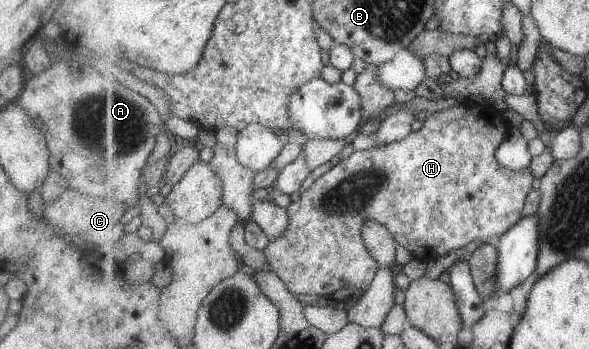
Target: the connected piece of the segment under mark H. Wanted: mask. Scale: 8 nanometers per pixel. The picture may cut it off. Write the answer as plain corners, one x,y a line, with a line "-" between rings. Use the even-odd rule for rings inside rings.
474,99
465,100
461,104
453,106
448,110
441,110
440,112
433,113
423,122
423,126
419,131
411,132
409,136
402,140
391,142
387,145
383,144
372,150
355,151
346,160
340,160
336,166
318,178
307,191
301,193
299,200
295,200
295,202
288,206
288,228
283,235
271,240
270,244
265,248
265,251
263,251
273,272
283,280
286,289
292,291
295,295
308,294
323,296
329,301
333,298
335,292
338,292
340,289
347,289
348,287
366,292
372,286
373,278
375,278
375,274
378,274
380,266
370,254
364,242
362,227
367,218
374,219
375,222
387,226
398,246
403,246
403,248
409,250
409,252
413,254
413,258
416,261
425,262
425,264
429,261
435,261
437,258
449,254
449,252
466,247
467,244
473,242
473,240
490,243
501,238
501,236
505,235
512,227
522,222
526,199
534,190
533,180
535,180
531,168
511,171
509,168
504,168
497,161
496,151
507,139
510,128
511,126
506,119
505,112
499,110
497,105
489,106
488,104
482,104
480,101

